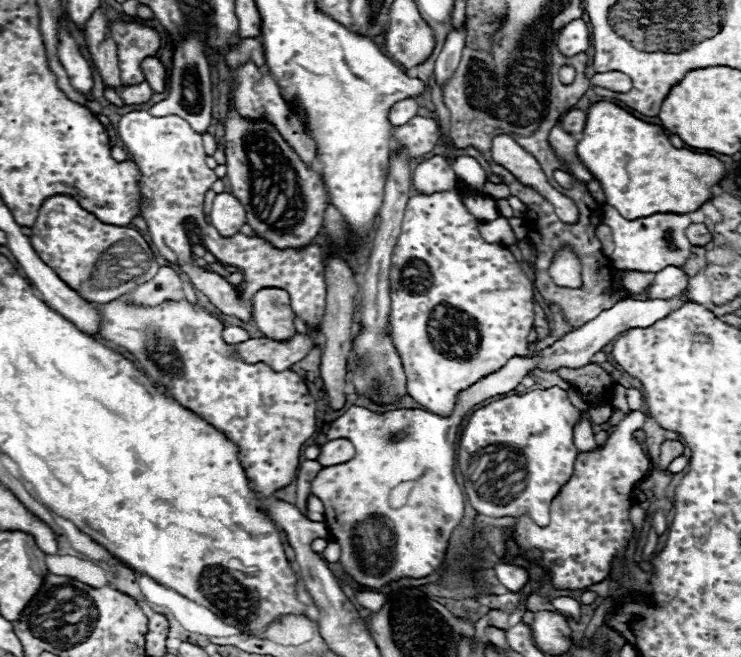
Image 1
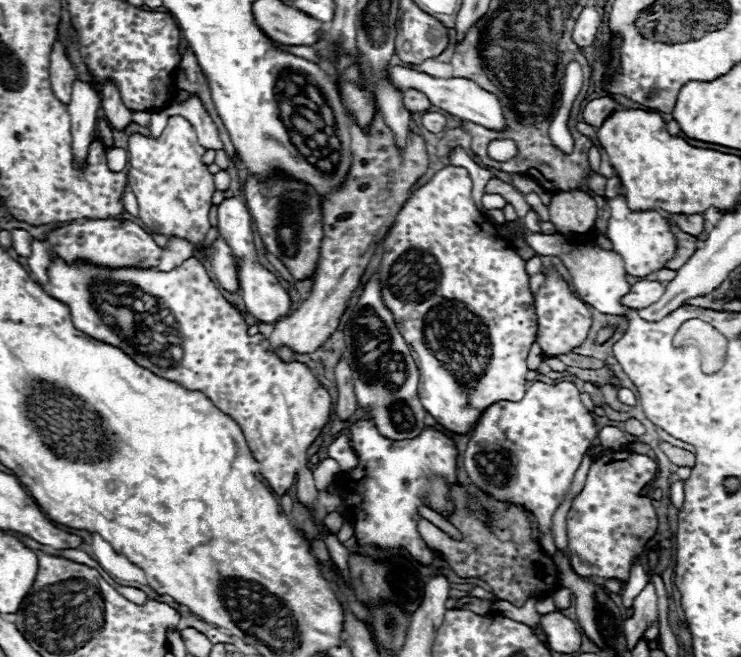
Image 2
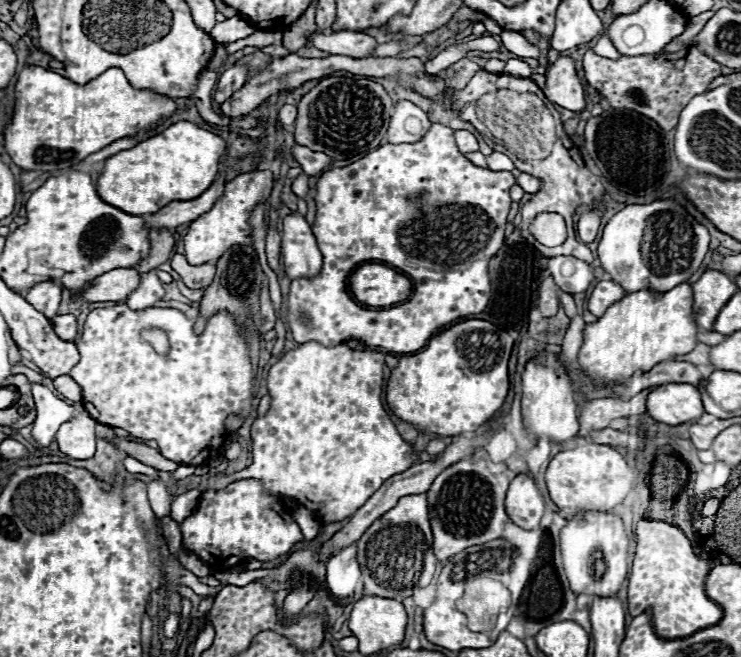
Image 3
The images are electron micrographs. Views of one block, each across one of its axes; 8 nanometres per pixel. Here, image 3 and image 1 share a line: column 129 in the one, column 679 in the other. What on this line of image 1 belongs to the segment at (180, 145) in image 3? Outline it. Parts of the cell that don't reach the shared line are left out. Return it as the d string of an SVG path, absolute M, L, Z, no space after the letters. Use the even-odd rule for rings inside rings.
M594 102L588 106L586 126L576 144L576 154L584 164L584 168L600 182L606 196L606 204L614 206L626 220L650 216L656 212L676 212L676 214L694 212L706 200L712 198L712 186L716 186L724 174L722 162L716 160L714 156L698 154L686 148L674 148L662 126L642 122L610 102Z

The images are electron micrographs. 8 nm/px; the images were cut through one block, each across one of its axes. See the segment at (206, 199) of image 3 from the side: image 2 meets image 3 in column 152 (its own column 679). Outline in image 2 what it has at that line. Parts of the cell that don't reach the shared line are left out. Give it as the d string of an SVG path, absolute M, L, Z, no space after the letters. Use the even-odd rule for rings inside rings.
M676 214L676 224L682 232L698 236L704 230L702 214Z

